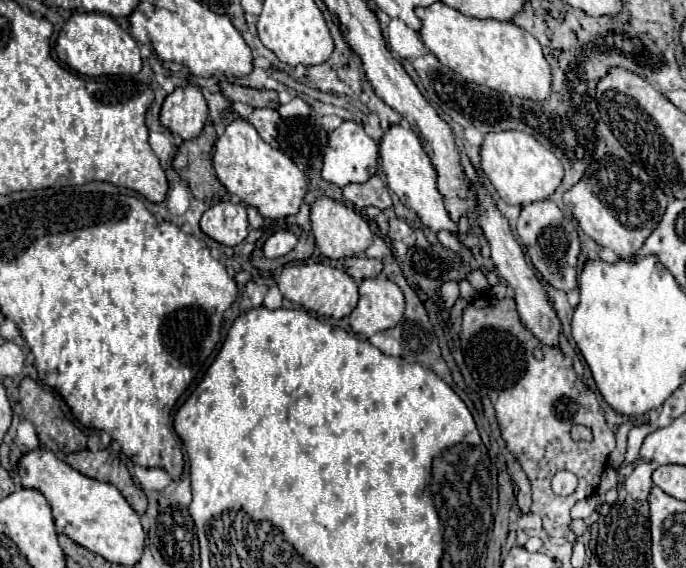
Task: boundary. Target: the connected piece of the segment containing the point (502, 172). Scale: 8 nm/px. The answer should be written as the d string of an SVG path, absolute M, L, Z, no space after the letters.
M498 132L486 134L482 146L482 170L490 178L498 196L506 204L532 204L538 200L548 200L560 186L564 178L564 168L560 160L548 152L534 136L526 132Z

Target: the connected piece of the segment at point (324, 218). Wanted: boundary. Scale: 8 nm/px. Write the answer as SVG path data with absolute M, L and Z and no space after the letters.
M326 194L318 196L314 200L314 204L310 206L310 222L312 222L312 232L314 232L314 238L316 238L316 246L330 260L356 256L372 244L372 232L370 232L368 222L358 212L354 212L354 208L348 208L348 206L336 202L334 198L326 196Z

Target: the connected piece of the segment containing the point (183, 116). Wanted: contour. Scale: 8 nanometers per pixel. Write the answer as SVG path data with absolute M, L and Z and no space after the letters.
M198 86L176 88L162 104L160 122L182 140L196 138L208 120L208 104Z

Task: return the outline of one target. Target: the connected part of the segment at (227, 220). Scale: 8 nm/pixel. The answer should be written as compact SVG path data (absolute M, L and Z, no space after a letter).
M222 200L204 212L200 218L200 228L222 246L238 246L250 232L246 206Z

